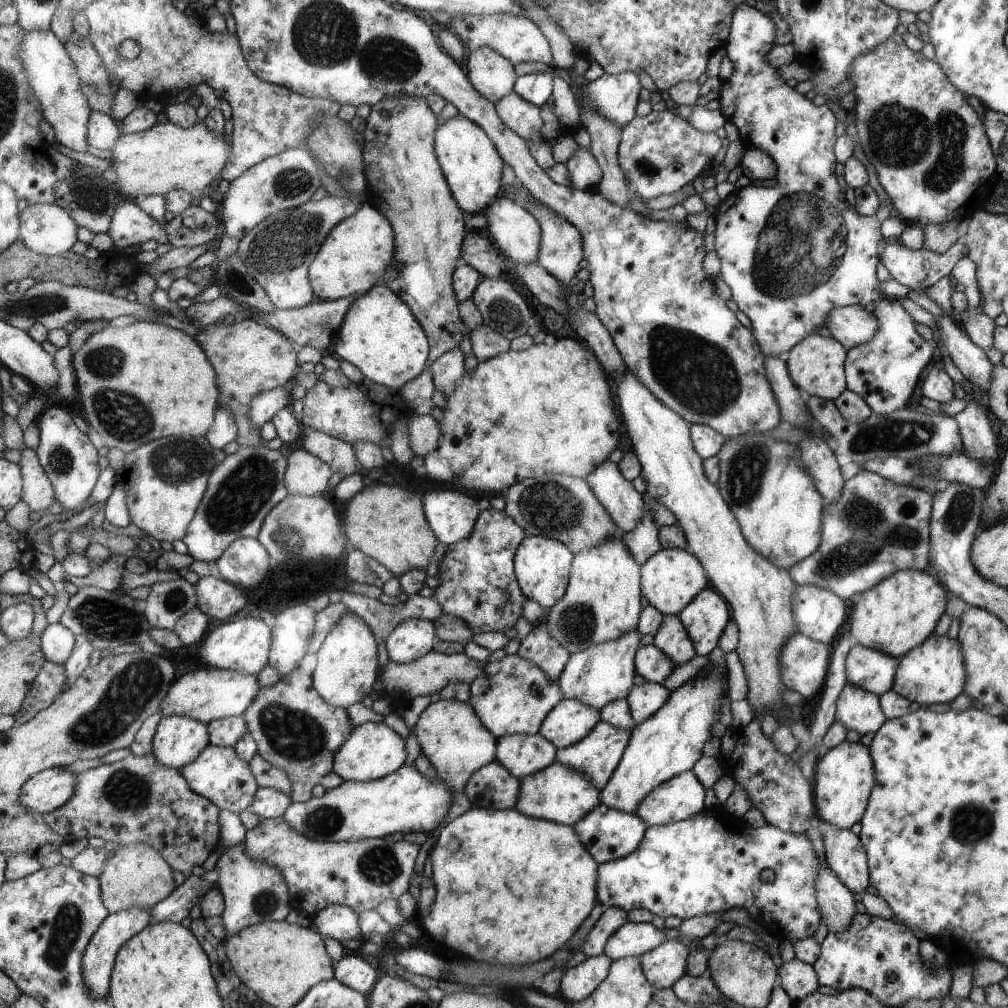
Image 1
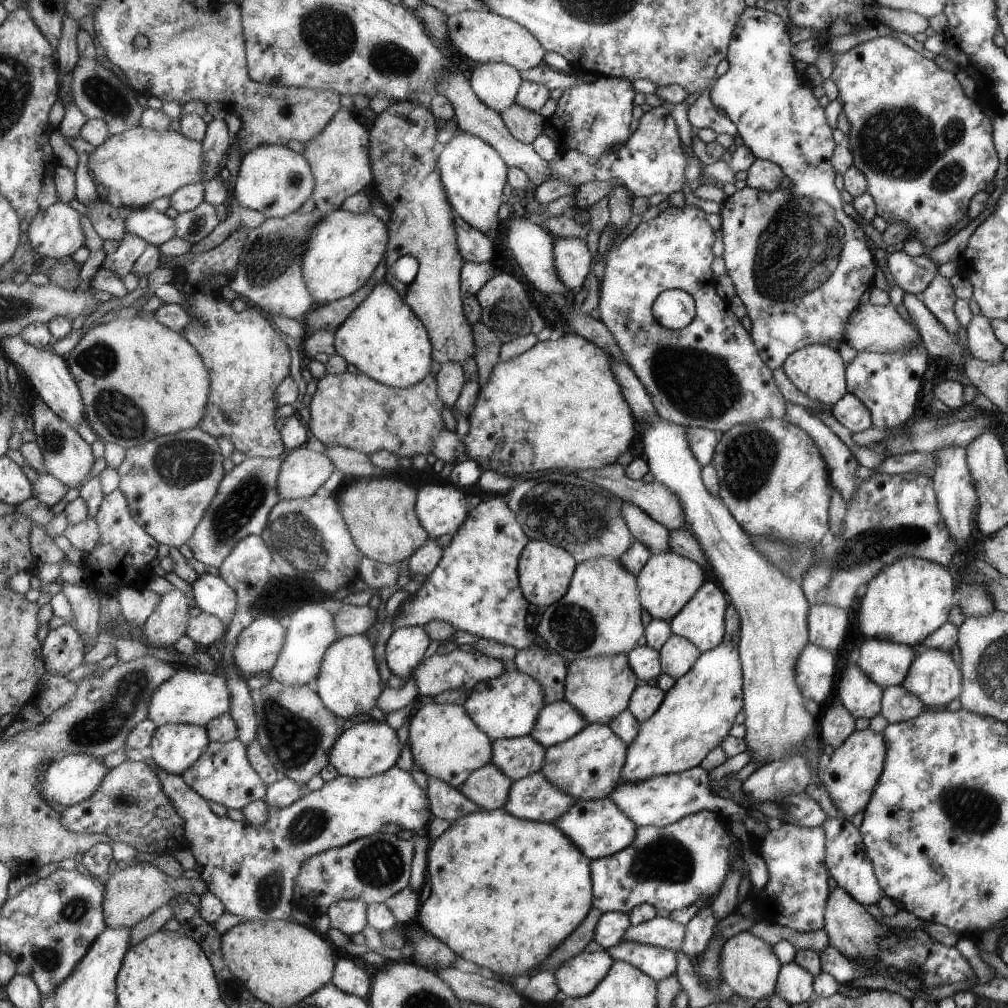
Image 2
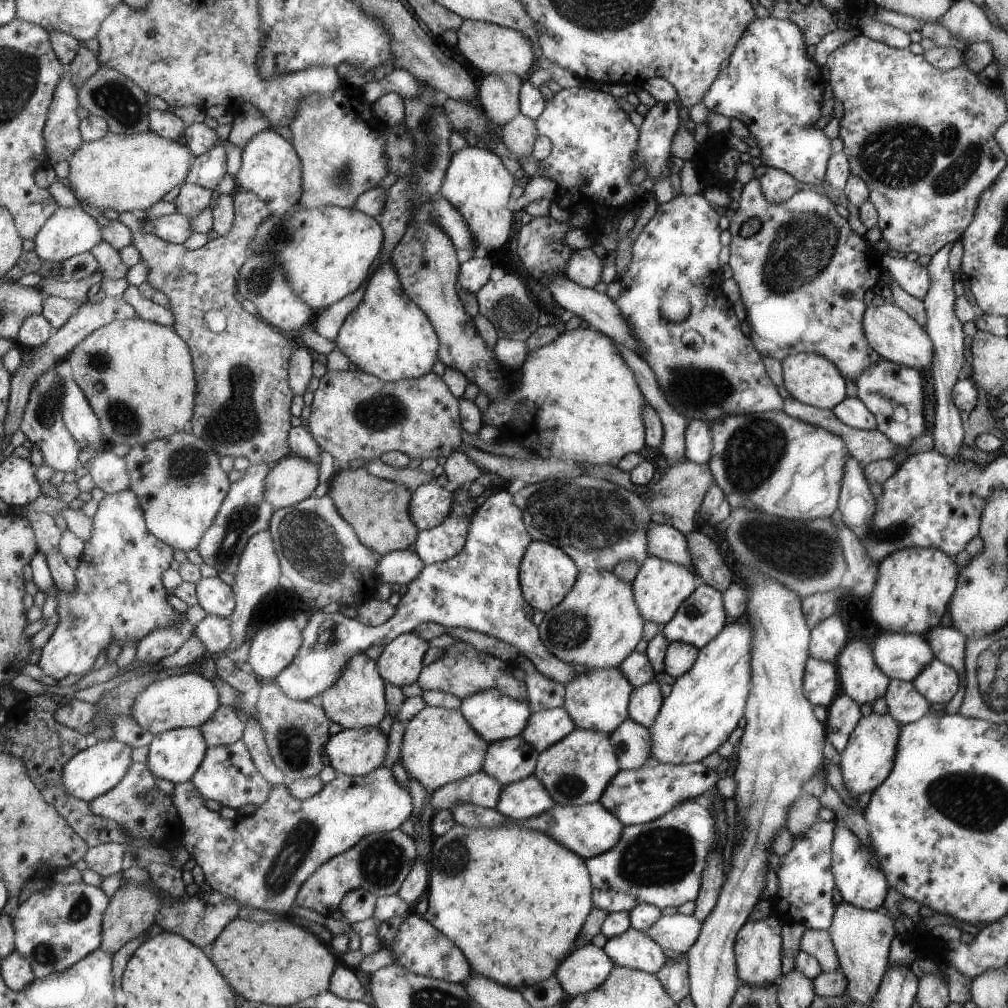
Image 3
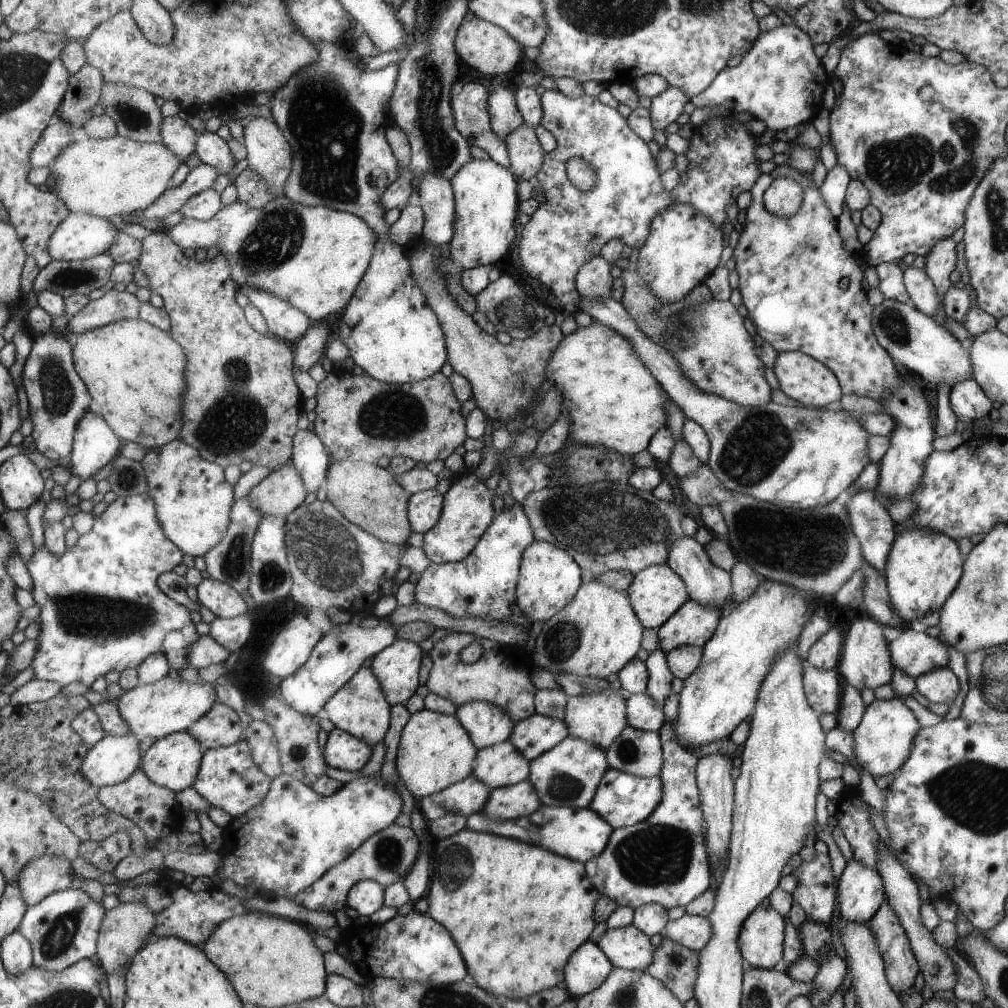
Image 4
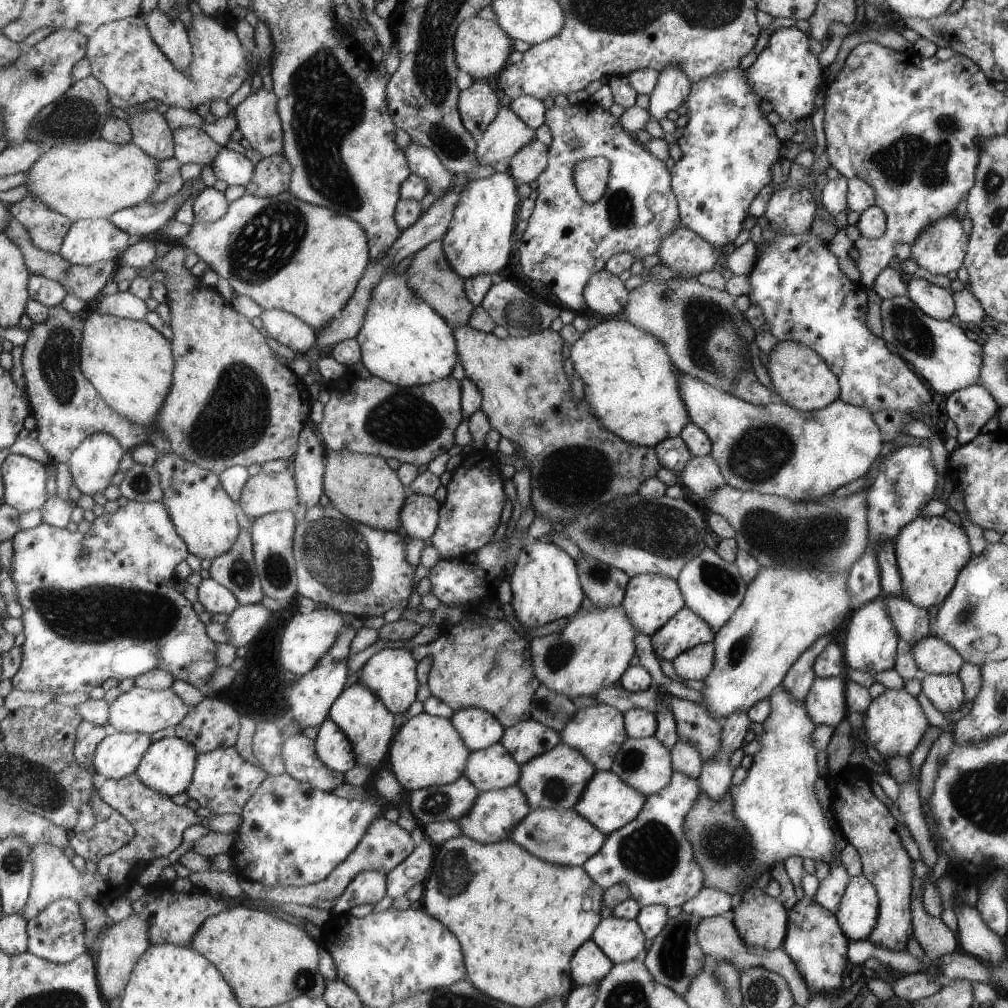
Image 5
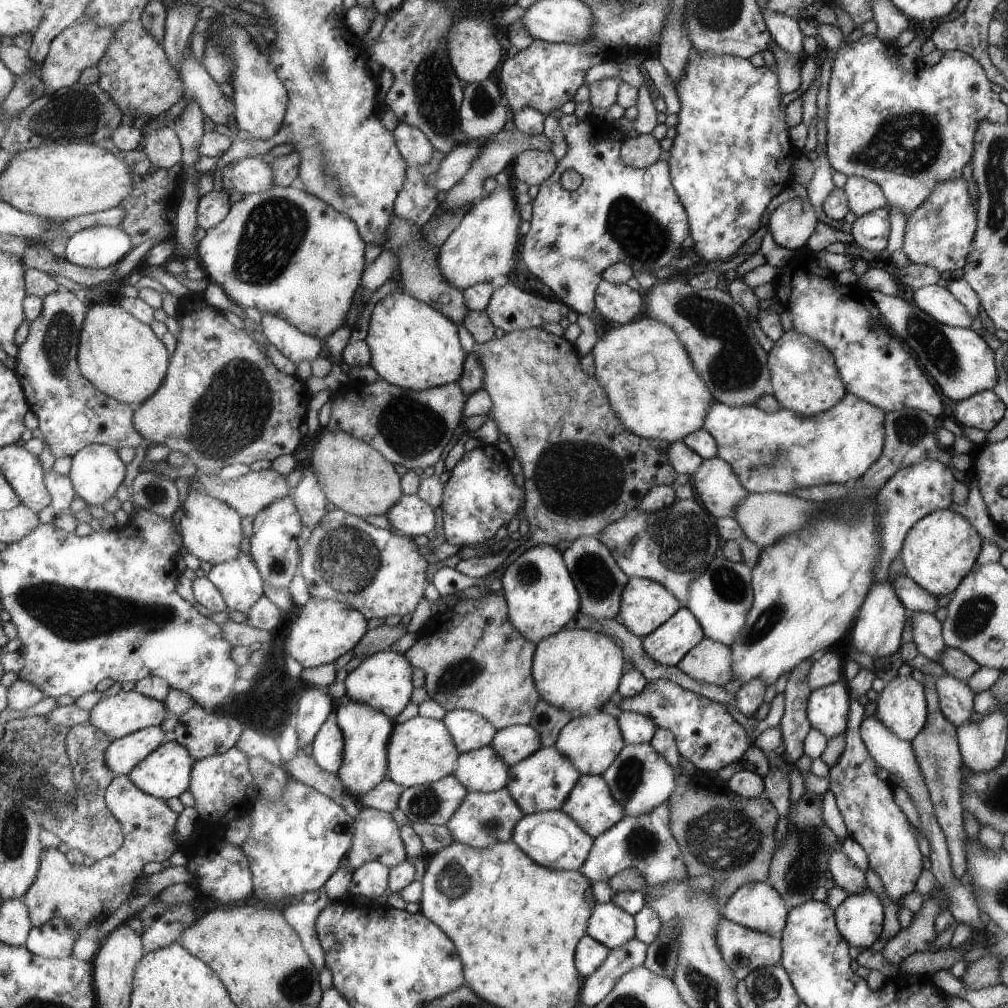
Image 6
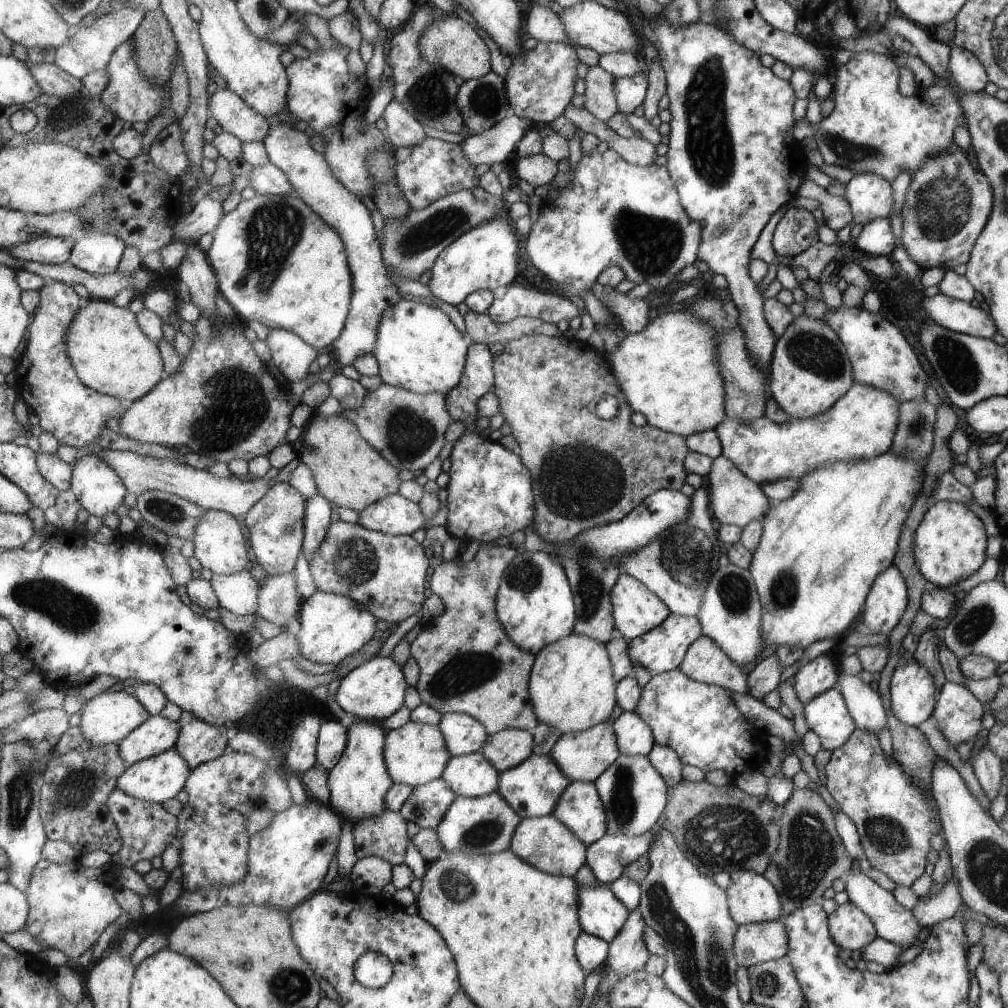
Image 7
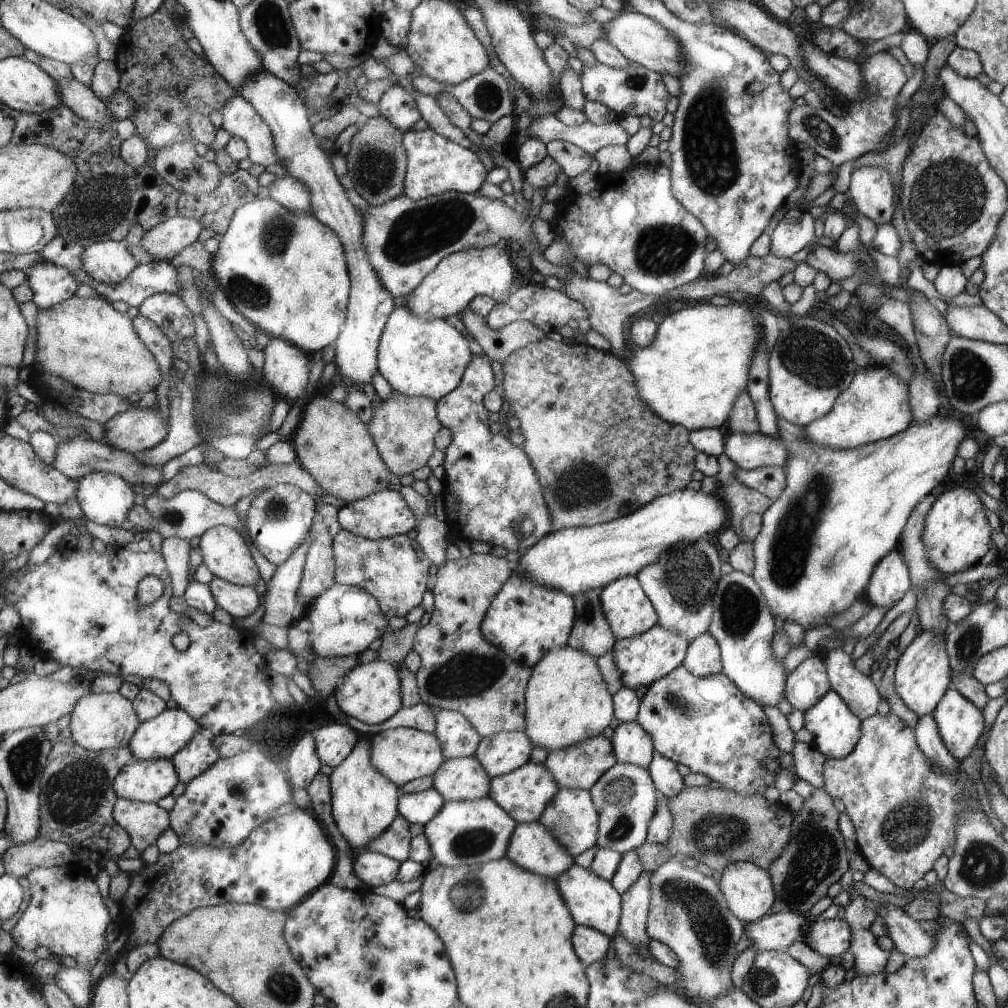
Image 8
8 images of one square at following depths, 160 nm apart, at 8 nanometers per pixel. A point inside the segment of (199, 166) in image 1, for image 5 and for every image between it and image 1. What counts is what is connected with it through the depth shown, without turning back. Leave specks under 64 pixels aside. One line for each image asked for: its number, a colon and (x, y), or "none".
2: (142, 165)
3: (125, 172)
4: (116, 176)
5: (91, 180)

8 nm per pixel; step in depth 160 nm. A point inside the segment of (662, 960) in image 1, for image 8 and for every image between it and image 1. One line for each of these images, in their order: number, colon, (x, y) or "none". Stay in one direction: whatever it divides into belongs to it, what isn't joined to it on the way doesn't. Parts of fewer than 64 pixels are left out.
2: (658, 963)
3: (633, 949)
4: (627, 947)
5: (620, 939)
6: (608, 924)
7: (601, 914)
8: (592, 901)

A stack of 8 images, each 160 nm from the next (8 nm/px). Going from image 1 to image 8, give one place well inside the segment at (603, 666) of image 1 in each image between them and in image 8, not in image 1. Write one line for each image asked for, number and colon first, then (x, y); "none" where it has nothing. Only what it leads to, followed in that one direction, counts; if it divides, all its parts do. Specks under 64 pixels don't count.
2: (599, 688)
3: (598, 701)
4: (598, 719)
5: (597, 732)
6: (592, 741)
7: (583, 756)
8: (577, 767)

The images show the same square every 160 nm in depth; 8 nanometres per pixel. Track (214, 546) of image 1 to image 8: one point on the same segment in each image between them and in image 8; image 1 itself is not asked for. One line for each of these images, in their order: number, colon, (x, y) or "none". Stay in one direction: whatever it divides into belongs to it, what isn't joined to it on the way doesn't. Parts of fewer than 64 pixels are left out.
2: (247, 495)
3: (246, 511)
4: (230, 561)
5: (237, 570)
6: (240, 581)
7: (240, 593)
8: (240, 602)

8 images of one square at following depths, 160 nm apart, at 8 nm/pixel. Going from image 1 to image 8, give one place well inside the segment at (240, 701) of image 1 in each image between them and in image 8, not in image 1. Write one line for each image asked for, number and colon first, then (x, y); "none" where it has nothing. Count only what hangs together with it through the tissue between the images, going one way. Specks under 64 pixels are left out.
2: (193, 697)
3: (188, 700)
4: (159, 709)
5: (145, 710)
6: (124, 713)
7: (109, 717)
8: (100, 721)

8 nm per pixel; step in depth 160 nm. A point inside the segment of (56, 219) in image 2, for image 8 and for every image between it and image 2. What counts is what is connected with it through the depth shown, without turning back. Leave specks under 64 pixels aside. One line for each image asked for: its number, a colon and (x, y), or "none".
3: (71, 231)
4: (81, 236)
5: (90, 241)
6: (98, 247)
7: (99, 253)
8: (109, 262)

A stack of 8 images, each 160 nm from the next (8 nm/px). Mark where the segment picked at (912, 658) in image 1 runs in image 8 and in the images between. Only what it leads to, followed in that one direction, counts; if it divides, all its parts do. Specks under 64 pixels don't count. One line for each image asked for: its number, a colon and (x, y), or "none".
2: (933, 678)
3: (937, 682)
4: (941, 685)
5: (944, 691)
6: (955, 700)
7: (957, 715)
8: (959, 722)

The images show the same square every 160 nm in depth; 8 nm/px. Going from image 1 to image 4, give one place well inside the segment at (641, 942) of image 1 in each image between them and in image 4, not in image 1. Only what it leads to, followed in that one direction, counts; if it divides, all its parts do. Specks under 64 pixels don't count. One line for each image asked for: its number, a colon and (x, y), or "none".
2: (661, 932)
3: (677, 932)
4: (693, 931)

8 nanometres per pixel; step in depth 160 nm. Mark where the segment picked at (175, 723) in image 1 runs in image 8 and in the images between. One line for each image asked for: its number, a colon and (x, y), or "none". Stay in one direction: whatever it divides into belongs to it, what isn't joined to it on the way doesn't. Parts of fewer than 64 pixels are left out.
2: (177, 747)
3: (176, 755)
4: (174, 762)
5: (168, 766)
6: (166, 773)
7: (159, 778)
8: (146, 780)

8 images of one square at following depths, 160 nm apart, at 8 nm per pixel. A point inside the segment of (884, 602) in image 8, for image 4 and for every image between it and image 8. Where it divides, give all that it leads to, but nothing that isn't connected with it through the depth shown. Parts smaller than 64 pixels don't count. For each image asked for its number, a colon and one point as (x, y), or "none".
4: (865, 662)
5: (870, 645)
6: (876, 632)
7: (884, 604)

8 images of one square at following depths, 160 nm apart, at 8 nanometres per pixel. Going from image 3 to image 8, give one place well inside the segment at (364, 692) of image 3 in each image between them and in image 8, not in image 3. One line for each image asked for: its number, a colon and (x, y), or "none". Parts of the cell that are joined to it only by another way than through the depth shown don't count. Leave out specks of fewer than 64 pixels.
4: (361, 708)
5: (360, 713)
6: (367, 731)
7: (360, 783)
8: (365, 803)

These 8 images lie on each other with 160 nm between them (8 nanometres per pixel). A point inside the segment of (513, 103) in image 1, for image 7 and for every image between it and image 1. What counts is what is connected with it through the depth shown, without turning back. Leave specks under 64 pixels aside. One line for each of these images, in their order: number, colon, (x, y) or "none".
2: (524, 125)
3: (518, 135)
4: (525, 154)
5: (528, 163)
6: (532, 166)
7: (539, 169)

